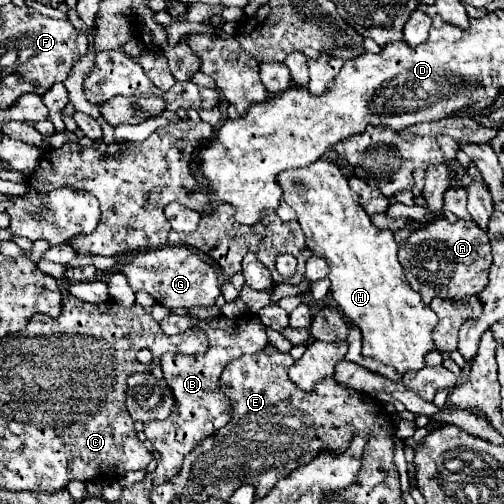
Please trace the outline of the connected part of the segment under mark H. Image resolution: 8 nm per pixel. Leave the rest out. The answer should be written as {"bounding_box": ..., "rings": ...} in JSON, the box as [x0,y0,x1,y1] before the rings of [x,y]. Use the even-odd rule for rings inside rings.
{"bounding_box":[278,160,438,376],"rings":[[[318,160],[318,162],[310,164],[308,168],[302,168],[302,170],[284,170],[284,172],[278,176],[278,184],[280,184],[282,190],[284,190],[284,200],[286,200],[286,204],[288,204],[288,206],[296,212],[296,216],[298,216],[298,222],[300,222],[304,234],[306,234],[306,244],[308,244],[308,248],[310,248],[316,256],[324,258],[324,260],[328,262],[328,266],[330,266],[330,276],[328,276],[328,278],[330,278],[330,282],[332,282],[332,286],[330,286],[332,298],[334,298],[336,304],[340,306],[342,314],[344,314],[352,324],[356,324],[356,326],[360,328],[360,332],[362,332],[362,356],[364,356],[364,358],[376,358],[376,360],[380,360],[382,364],[392,366],[400,376],[404,376],[408,370],[420,370],[420,368],[424,368],[424,356],[426,356],[430,350],[434,350],[432,330],[434,330],[434,326],[438,324],[438,316],[434,314],[434,310],[432,310],[428,304],[422,302],[420,292],[414,292],[414,290],[410,288],[410,284],[408,284],[408,280],[406,280],[406,276],[404,276],[402,264],[400,264],[400,260],[398,260],[398,244],[396,244],[394,236],[392,236],[388,230],[378,230],[378,228],[370,222],[370,216],[364,212],[364,208],[362,208],[360,198],[356,196],[356,192],[348,186],[348,180],[346,180],[346,176],[342,174],[342,170],[338,168],[338,164],[334,164],[334,162],[330,162],[330,160]]]}

